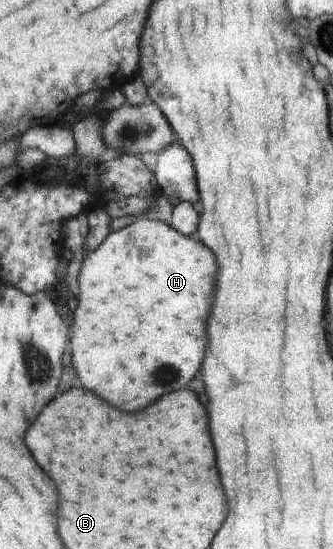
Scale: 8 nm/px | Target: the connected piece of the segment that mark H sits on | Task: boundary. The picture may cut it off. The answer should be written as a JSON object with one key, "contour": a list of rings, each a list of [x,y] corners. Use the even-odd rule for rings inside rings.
{"contour":[[[142,218],[131,222],[129,226],[124,226],[121,230],[110,233],[106,241],[96,250],[93,251],[83,263],[81,267],[80,282],[80,307],[74,313],[74,335],[72,335],[72,355],[74,355],[74,365],[80,373],[80,381],[84,387],[88,387],[90,391],[96,391],[98,395],[104,395],[104,399],[108,399],[108,403],[112,403],[114,407],[120,407],[122,411],[142,411],[146,409],[150,403],[158,401],[160,397],[164,397],[166,393],[172,393],[176,389],[188,389],[192,379],[200,373],[204,357],[206,357],[206,349],[208,349],[208,329],[206,329],[206,321],[210,317],[212,311],[212,303],[216,297],[216,277],[218,277],[218,263],[216,263],[216,255],[200,241],[194,241],[192,237],[182,235],[180,231],[176,231],[175,227],[167,225],[157,219]]]}

